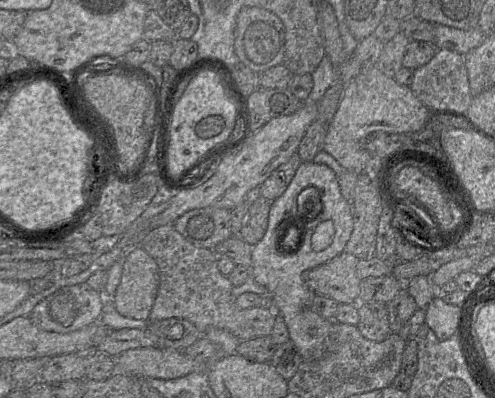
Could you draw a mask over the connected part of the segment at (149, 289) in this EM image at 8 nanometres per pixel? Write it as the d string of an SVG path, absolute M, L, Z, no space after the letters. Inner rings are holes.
M139 246L126 253L120 283L110 300L121 316L135 320L149 320L158 288L158 266Z

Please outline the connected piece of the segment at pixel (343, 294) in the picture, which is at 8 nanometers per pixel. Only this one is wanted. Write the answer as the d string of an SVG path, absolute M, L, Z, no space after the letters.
M342 252L330 261L303 273L306 285L316 294L339 304L357 303L361 279L356 274L358 258Z

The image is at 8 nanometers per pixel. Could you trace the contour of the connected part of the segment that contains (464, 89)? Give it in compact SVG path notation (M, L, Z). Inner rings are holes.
M437 49L428 63L413 71L410 89L430 110L449 108L467 111L473 99L463 55L446 49Z

